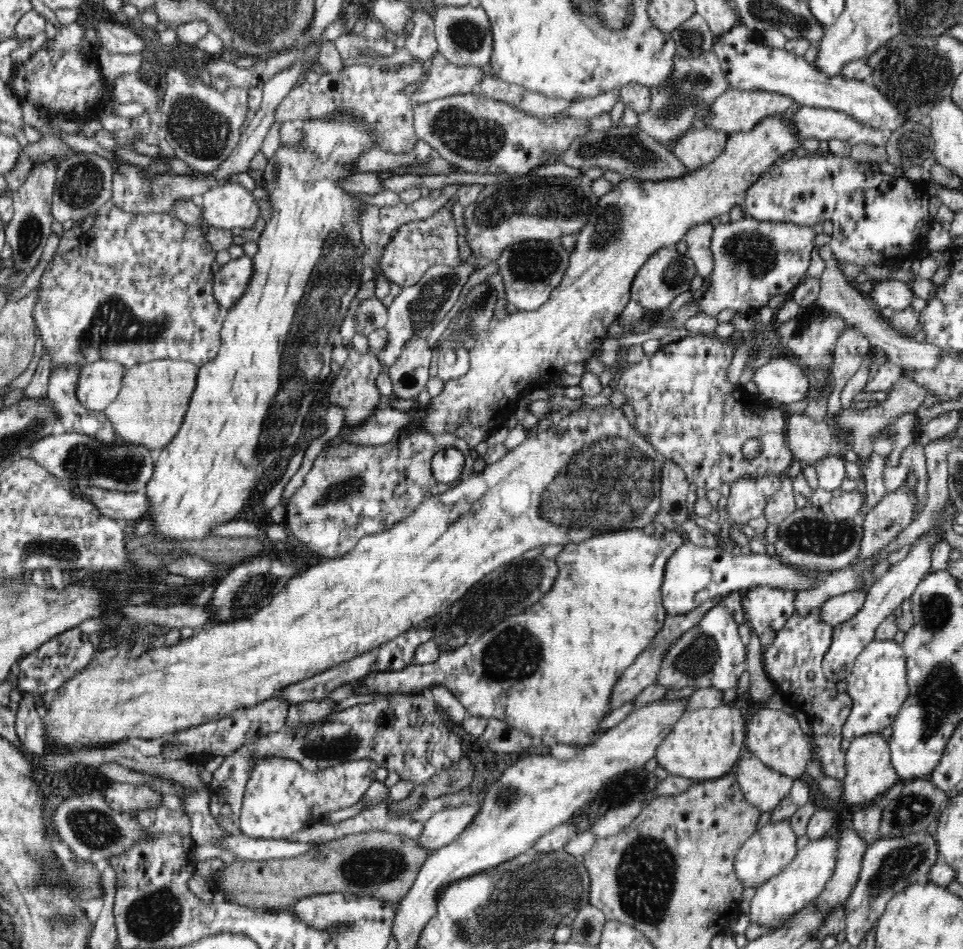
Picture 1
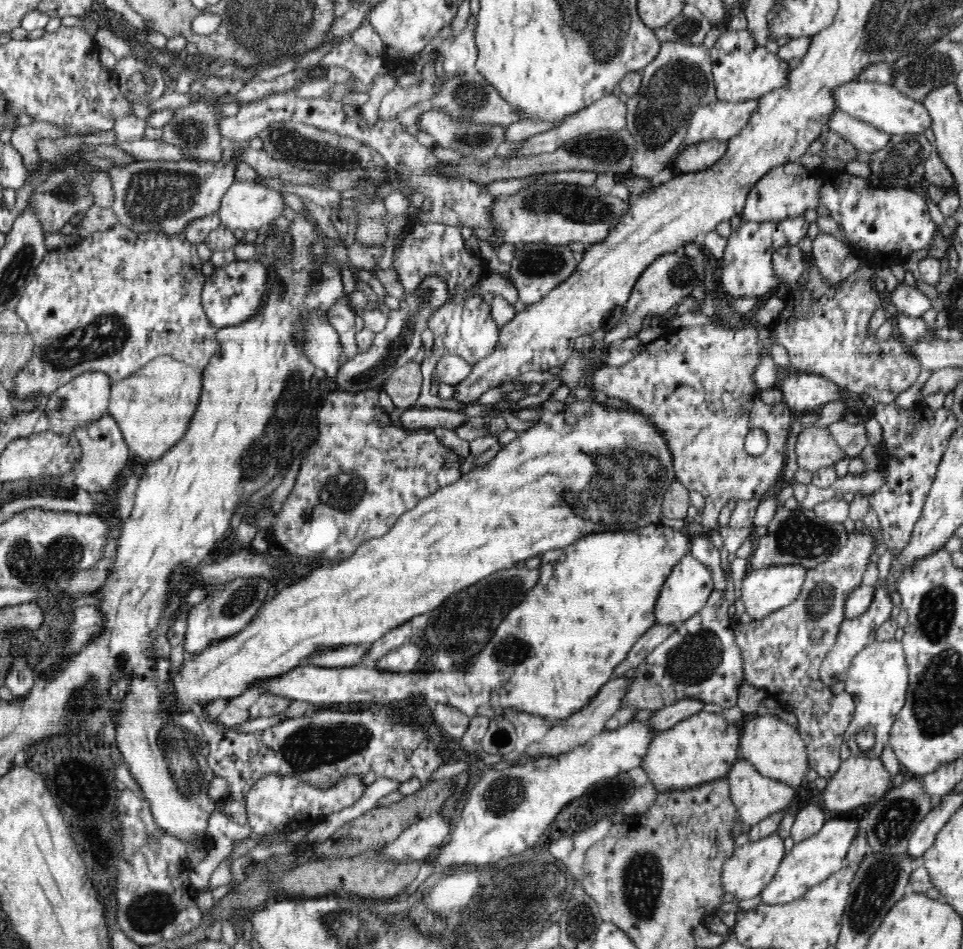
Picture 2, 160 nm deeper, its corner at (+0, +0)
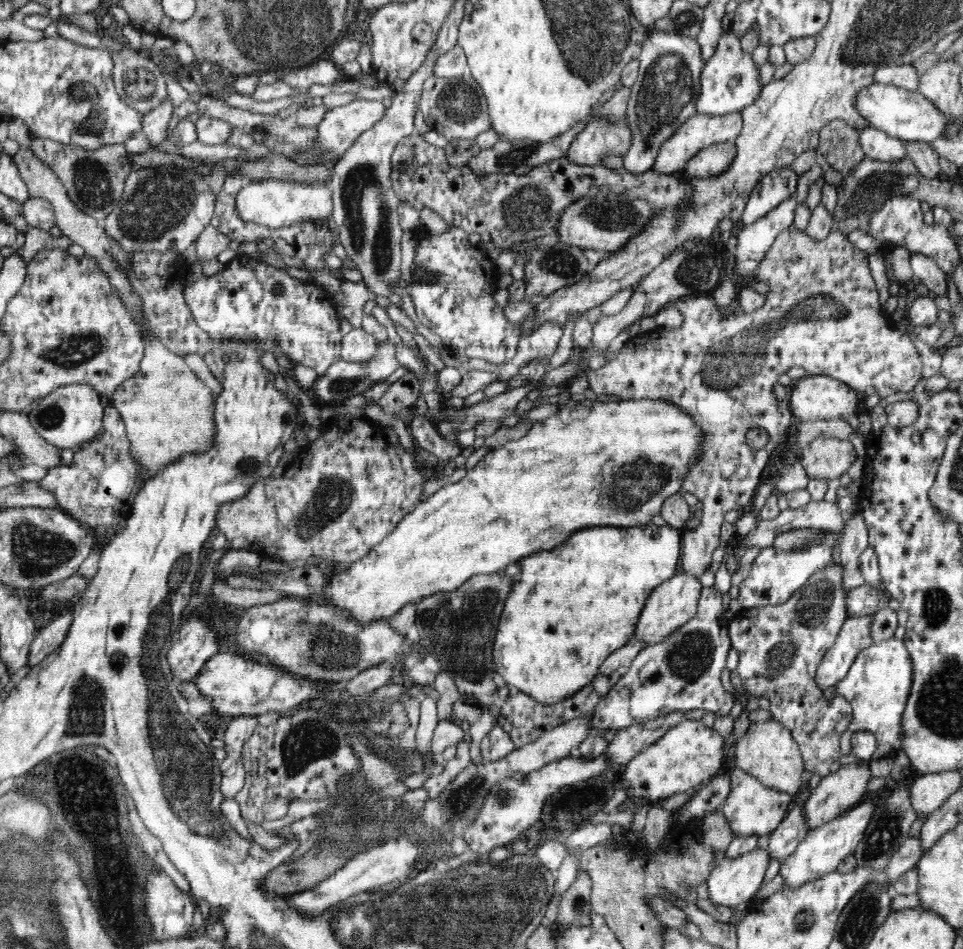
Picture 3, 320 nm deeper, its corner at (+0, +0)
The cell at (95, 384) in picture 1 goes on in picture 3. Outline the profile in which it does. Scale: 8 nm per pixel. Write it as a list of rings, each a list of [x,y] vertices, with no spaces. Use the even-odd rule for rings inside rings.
[[[70,384],[55,388],[48,396],[37,401],[36,408],[26,412],[30,424],[46,442],[61,450],[76,449],[80,444],[96,437],[101,430],[107,400],[93,386]]]

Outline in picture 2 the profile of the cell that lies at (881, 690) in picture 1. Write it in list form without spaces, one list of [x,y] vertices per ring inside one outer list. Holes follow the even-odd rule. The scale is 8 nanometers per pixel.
[[[875,639],[866,648],[863,648],[854,658],[845,678],[845,691],[854,699],[855,713],[848,729],[845,732],[844,742],[848,745],[851,755],[862,754],[856,745],[856,734],[860,730],[870,730],[874,732],[876,743],[874,747],[868,751],[868,756],[880,758],[882,751],[889,745],[889,737],[892,726],[896,720],[898,713],[902,711],[905,703],[905,696],[909,687],[909,668],[905,657],[902,643],[896,639],[889,641],[878,641]]]

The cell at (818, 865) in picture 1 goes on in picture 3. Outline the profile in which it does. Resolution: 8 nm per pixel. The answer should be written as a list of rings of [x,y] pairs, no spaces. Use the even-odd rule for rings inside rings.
[[[865,800],[844,811],[836,817],[814,830],[810,830],[805,839],[798,844],[796,851],[779,868],[779,874],[783,877],[784,885],[788,887],[801,887],[809,880],[817,879],[829,872],[834,872],[838,864],[842,863],[849,855],[852,855],[861,842],[868,824],[876,810],[874,800]]]

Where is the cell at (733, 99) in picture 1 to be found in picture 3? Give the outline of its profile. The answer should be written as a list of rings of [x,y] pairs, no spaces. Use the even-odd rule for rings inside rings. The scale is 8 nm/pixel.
[[[696,112],[694,116],[687,118],[665,143],[662,143],[651,170],[666,175],[672,175],[674,172],[683,170],[686,162],[698,151],[714,143],[734,140],[740,134],[742,127],[741,112],[720,114],[720,116]]]

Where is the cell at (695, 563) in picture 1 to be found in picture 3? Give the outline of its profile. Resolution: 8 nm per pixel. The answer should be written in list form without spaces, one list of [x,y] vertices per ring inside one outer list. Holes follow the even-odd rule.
[[[679,570],[674,576],[659,584],[648,596],[645,607],[642,608],[633,638],[643,640],[646,645],[661,642],[666,636],[670,636],[674,630],[678,630],[697,613],[697,604],[703,586],[699,577],[690,576]]]

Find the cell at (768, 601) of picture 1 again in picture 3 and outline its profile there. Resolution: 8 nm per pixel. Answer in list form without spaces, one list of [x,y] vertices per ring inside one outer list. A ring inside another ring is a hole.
[[[824,531],[821,543],[812,543],[801,549],[778,551],[774,547],[763,548],[754,559],[750,572],[739,584],[739,602],[744,610],[766,605],[784,604],[803,584],[818,570],[833,564],[832,546],[840,543],[840,536],[834,536],[832,531]]]

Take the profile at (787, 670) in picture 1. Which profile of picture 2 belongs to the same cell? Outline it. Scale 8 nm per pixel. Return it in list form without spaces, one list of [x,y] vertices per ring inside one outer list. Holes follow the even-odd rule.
[[[864,527],[863,534],[854,529],[849,535],[846,546],[837,553],[830,555],[823,563],[808,569],[801,591],[796,600],[779,608],[763,619],[753,620],[747,624],[734,624],[734,634],[743,662],[743,682],[747,682],[757,688],[764,688],[768,696],[776,700],[779,707],[786,712],[794,714],[798,719],[798,732],[808,756],[809,766],[812,767],[821,778],[830,779],[839,770],[842,758],[840,747],[842,746],[845,732],[855,713],[853,700],[834,700],[834,692],[830,691],[820,680],[819,668],[828,651],[836,642],[838,631],[844,618],[844,604],[850,592],[862,583],[862,576],[867,564],[871,561],[870,555],[874,553],[874,543],[868,529]]]

